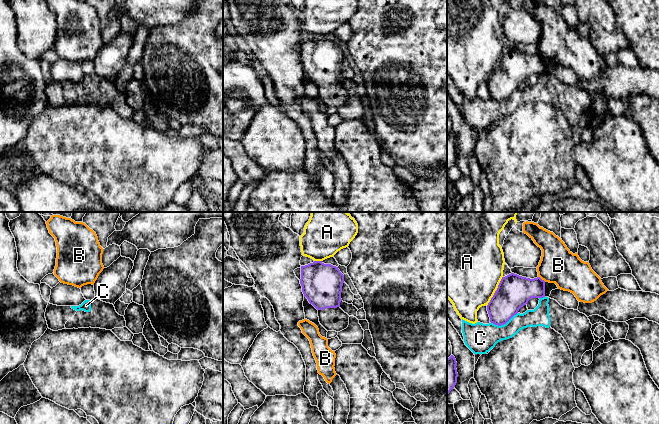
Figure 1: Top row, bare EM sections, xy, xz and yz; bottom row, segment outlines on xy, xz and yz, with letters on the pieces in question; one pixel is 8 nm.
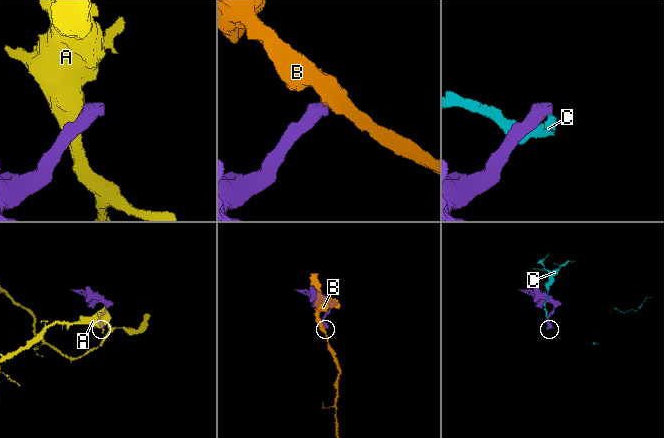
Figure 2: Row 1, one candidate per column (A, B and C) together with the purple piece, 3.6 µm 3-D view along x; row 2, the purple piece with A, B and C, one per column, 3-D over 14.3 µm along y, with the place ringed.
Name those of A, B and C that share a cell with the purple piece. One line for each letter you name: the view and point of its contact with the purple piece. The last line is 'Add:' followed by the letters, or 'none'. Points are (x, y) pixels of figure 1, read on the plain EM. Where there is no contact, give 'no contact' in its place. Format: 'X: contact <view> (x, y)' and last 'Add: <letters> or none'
Add: none

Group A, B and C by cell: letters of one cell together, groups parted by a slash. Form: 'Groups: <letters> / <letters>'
Groups: A / B / C

